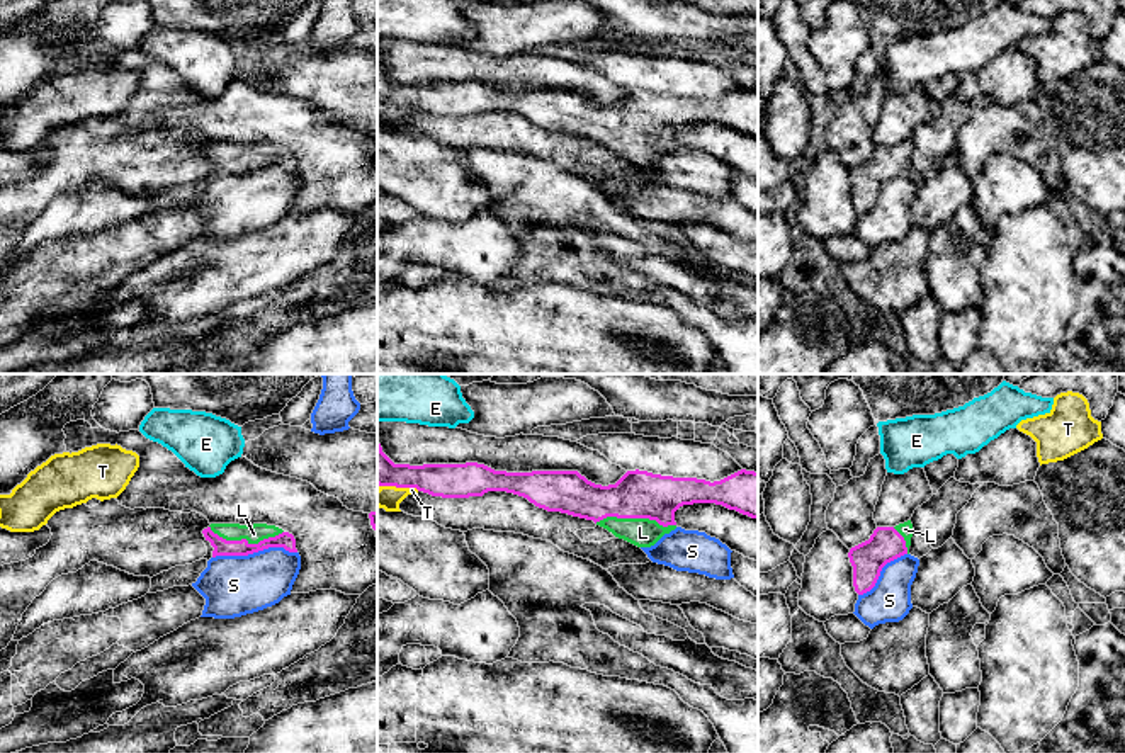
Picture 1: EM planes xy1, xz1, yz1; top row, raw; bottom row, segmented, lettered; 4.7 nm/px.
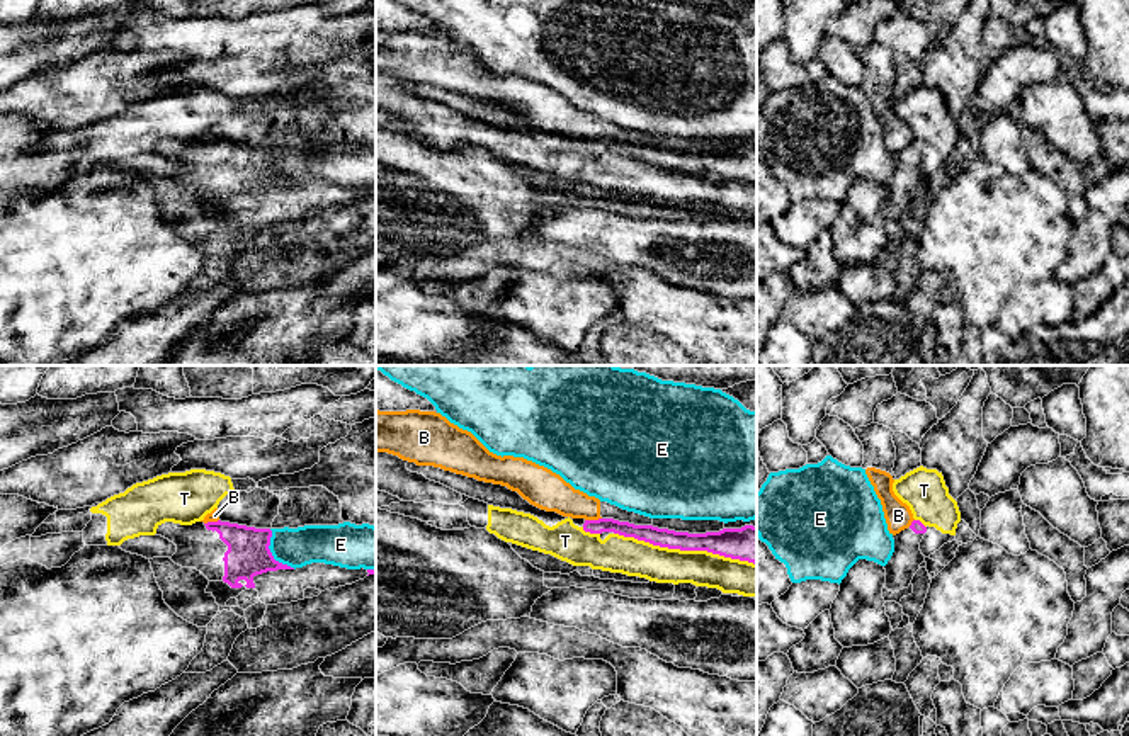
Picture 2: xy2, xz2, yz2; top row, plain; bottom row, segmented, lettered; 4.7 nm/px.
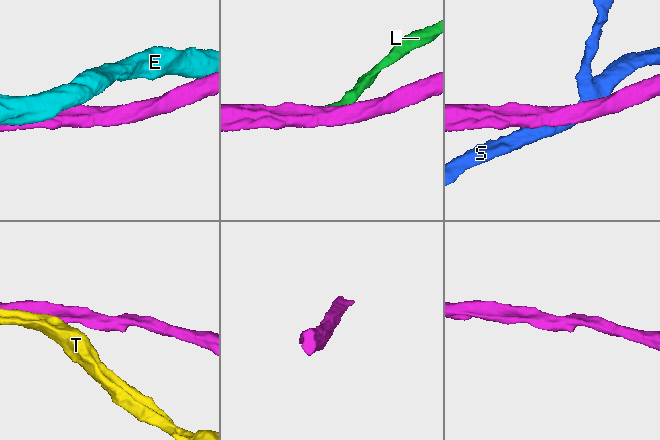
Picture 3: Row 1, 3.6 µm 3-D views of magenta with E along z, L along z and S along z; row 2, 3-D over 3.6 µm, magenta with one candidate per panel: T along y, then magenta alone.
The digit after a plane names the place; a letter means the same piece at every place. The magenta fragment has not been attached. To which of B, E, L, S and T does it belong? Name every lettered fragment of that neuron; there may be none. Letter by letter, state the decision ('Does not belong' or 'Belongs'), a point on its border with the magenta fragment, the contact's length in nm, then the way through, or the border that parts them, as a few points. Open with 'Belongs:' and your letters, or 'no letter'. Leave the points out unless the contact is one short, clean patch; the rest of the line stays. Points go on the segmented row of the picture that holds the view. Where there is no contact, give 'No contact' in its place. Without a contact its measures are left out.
Belongs: L
B: Does not belong. Touches magenta at xz2 (592, 520). Shared border 80 nm. Boundary: xz2 (601, 517), (585, 520)
E: Does not belong. Touches magenta at xy2 (271, 554). Shared border 220 nm
L: Belongs. Touches magenta at xz1 (636, 517). Shared border 380 nm. Path across: xz1 (638, 493), (636, 517), (643, 524), (643, 532)
S: Does not belong. Touches magenta at xy1 (254, 551). Shared border 400 nm
T: Does not belong. Touches magenta at xz2 (686, 549). Shared border 700 nm

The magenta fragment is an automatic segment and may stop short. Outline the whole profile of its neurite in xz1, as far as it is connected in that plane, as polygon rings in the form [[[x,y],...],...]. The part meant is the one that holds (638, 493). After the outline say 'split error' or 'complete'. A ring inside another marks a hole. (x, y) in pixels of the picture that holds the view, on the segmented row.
[[[377,442],[377,484],[396,488],[416,488],[418,491],[442,498],[483,496],[488,491],[506,491],[527,498],[547,512],[561,512],[593,520],[615,537],[637,547],[654,546],[664,534],[676,529],[675,512],[683,505],[715,503],[758,518],[758,473],[741,469],[721,481],[697,478],[673,478],[647,471],[627,471],[615,484],[602,486],[588,481],[578,471],[495,471],[484,464],[394,464]]]; split error

